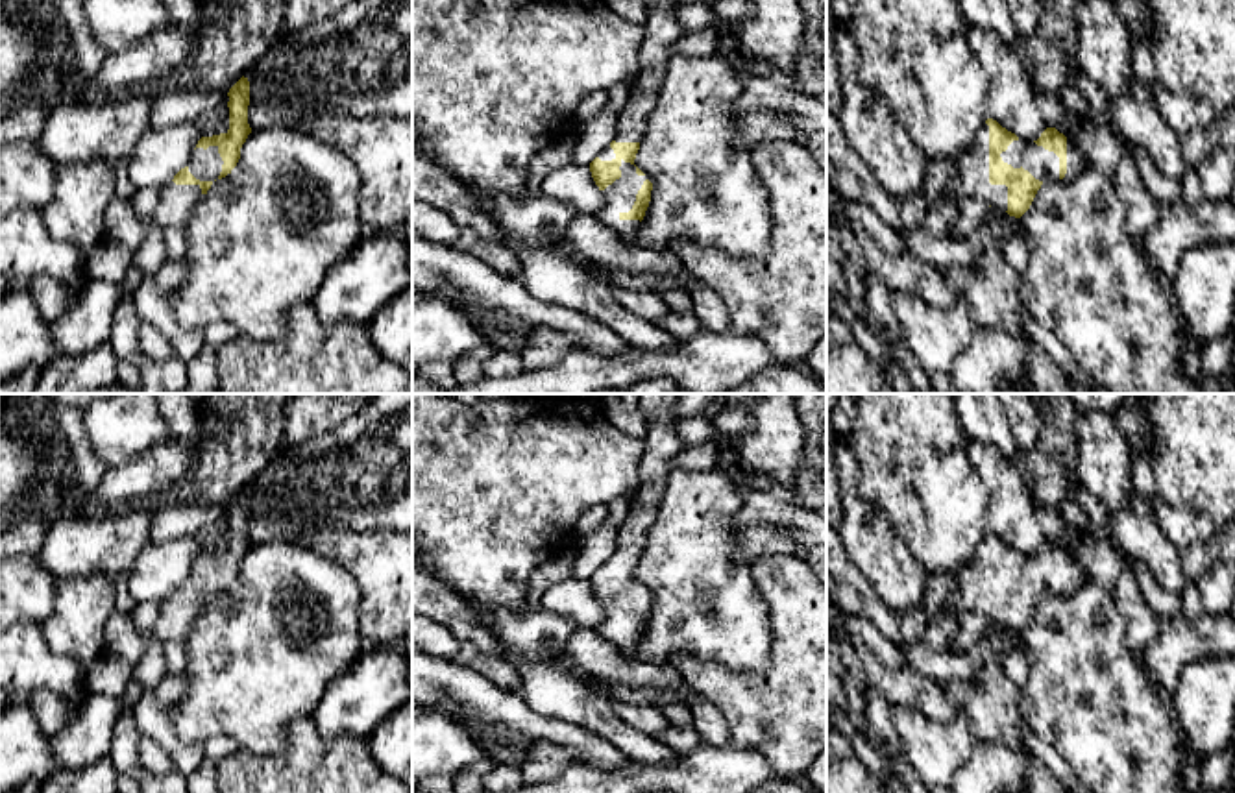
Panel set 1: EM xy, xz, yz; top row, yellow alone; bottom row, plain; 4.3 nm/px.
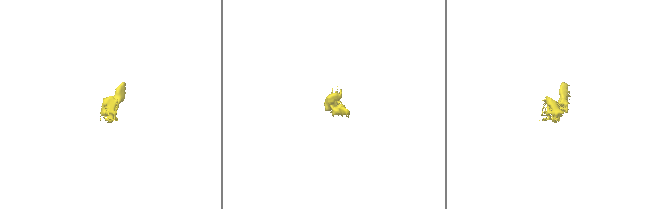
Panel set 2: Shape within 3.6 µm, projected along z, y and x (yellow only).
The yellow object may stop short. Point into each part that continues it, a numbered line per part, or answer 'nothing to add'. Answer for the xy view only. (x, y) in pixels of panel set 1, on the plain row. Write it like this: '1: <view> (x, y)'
1: xy (206, 579)

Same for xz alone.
1: xz (620, 610)

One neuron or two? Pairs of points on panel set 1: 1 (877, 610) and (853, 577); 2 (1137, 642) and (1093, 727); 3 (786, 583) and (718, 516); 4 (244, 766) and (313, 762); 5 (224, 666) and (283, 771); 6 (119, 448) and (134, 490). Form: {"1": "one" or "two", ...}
{"1": "one", "2": "two", "3": "two", "4": "one", "5": "two", "6": "two"}

